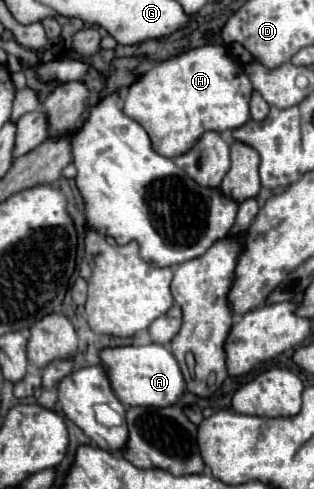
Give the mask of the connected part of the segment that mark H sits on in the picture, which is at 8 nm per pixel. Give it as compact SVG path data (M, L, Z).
M207 43L171 59L159 61L145 71L127 91L123 111L149 135L153 149L165 157L177 157L205 133L237 129L249 121L249 95L253 85L227 47Z

